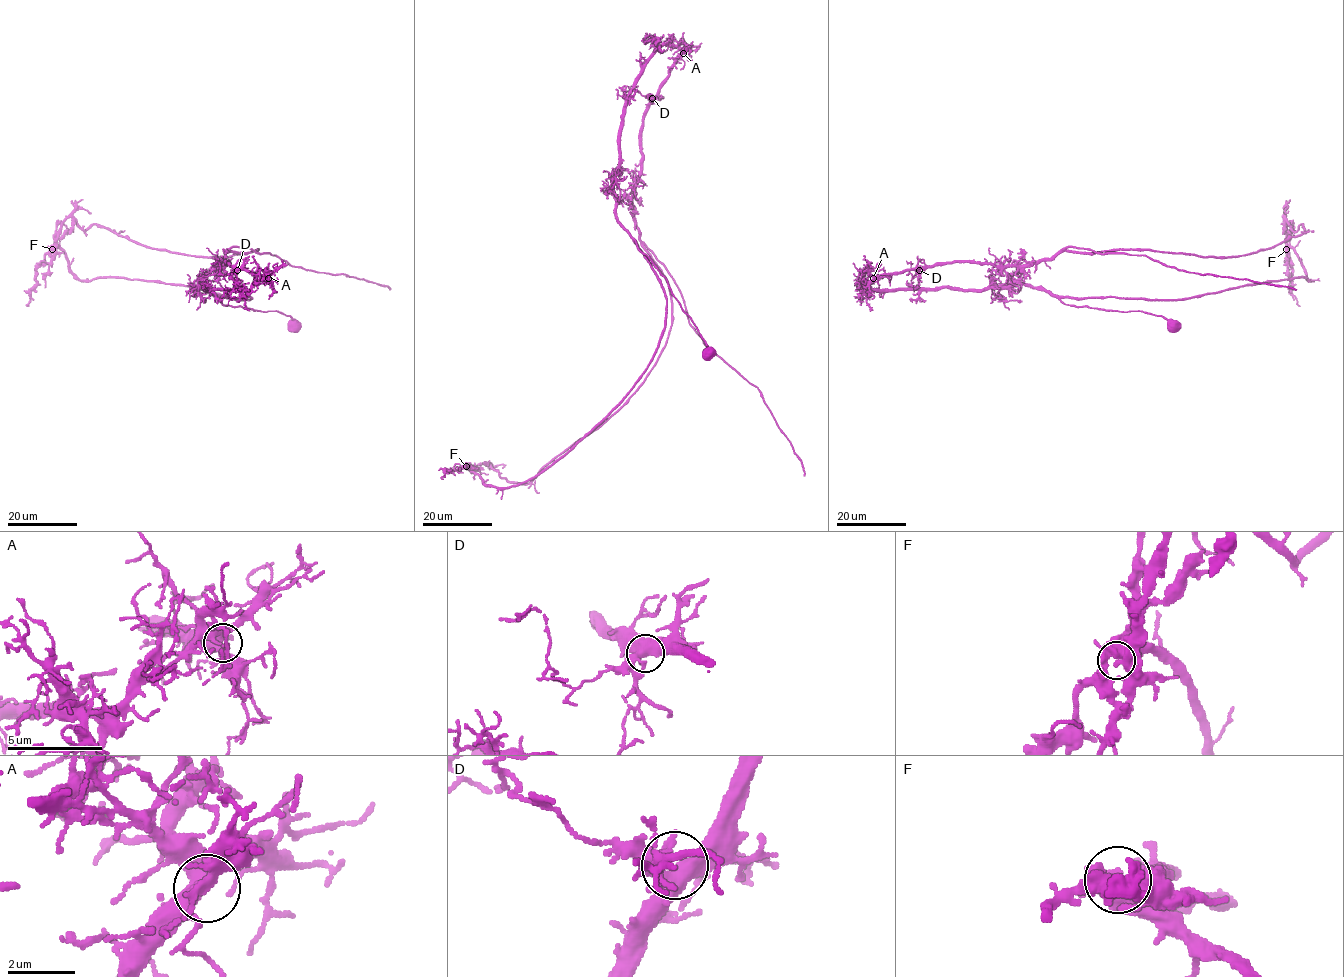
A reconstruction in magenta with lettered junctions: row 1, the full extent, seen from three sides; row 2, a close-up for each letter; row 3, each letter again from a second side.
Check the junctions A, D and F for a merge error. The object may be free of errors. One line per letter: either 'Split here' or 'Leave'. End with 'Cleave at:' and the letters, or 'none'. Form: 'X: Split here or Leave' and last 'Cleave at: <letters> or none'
A: Leave
D: Leave
F: Split here
Cleave at: F

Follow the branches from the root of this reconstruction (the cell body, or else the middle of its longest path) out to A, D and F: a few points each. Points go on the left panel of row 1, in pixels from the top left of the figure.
A: (293, 325), (290, 316), (277, 311), (225, 306), (202, 286), (202, 279), (226, 261), (268, 278)
D: (293, 325), (290, 316), (277, 311), (225, 306), (202, 286), (202, 279), (226, 261), (237, 270)
F: (293, 325), (279, 312), (220, 299), (251, 297), (125, 278), (80, 280), (66, 255), (52, 250)

